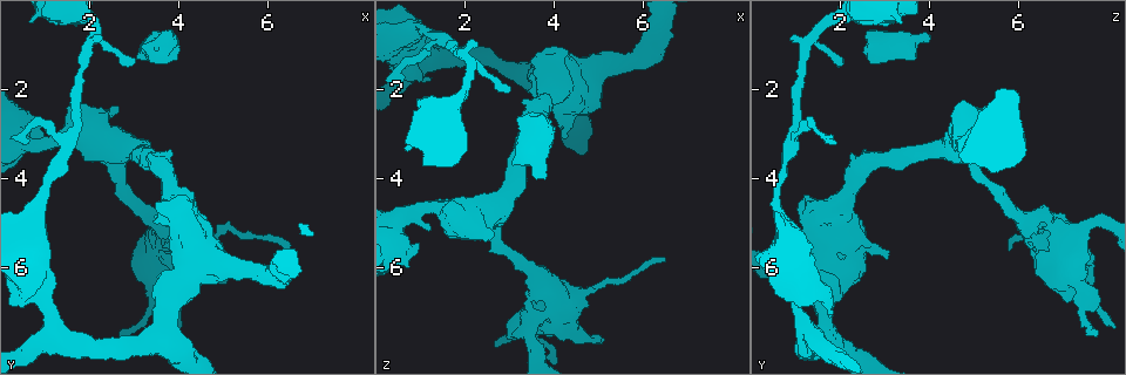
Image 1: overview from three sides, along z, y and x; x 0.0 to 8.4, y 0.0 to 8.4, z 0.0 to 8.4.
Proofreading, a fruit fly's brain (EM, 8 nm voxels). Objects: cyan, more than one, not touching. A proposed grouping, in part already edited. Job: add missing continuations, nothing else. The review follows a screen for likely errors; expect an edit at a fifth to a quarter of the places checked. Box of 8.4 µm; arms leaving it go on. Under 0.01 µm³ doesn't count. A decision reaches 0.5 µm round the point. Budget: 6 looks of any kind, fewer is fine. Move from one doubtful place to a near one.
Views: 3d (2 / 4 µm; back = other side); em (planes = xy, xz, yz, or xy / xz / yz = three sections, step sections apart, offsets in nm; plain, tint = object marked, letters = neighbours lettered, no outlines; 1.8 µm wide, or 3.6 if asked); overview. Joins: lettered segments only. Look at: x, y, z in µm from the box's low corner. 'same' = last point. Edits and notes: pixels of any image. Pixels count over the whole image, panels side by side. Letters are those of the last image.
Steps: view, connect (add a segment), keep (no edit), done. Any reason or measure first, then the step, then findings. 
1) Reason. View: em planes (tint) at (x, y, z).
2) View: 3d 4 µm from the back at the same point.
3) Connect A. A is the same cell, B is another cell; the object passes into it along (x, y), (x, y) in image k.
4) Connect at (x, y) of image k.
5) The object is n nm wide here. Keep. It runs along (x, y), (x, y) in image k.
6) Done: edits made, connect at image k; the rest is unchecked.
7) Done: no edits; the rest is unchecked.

Thin end. View: em planes (tint) at (2.70, 7.45, 7.70).

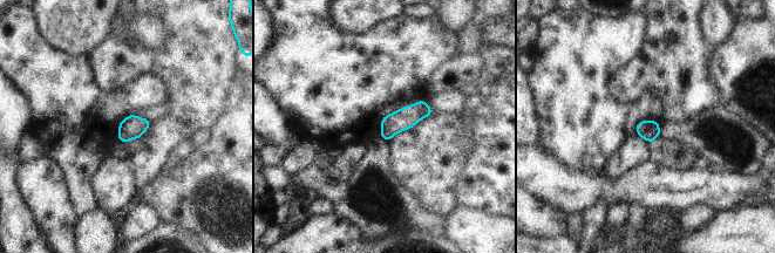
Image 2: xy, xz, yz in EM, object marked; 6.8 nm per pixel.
See the neighbours. View: em planes (letters) at the same point.

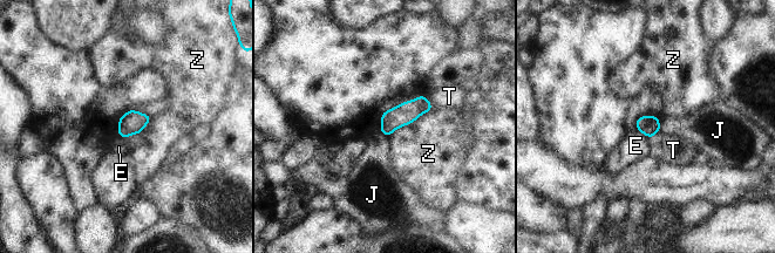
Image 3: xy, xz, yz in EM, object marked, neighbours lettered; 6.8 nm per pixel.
The object is 140 nm wide here; the longest contact is with Z, 360 nm. Keep. E, J, T and Z are other cells; no lettered segment goes on from it.

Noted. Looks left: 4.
Branch stops here. View: em 3.6 µm planes (plain) at (2.65, 2.35, 5.25).

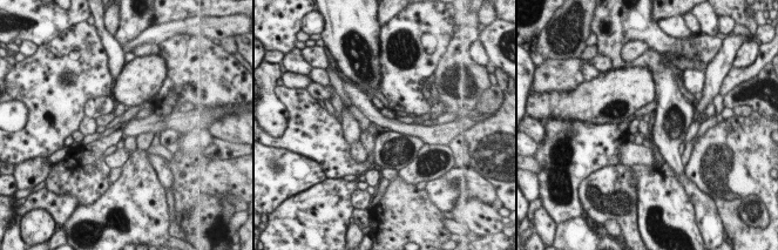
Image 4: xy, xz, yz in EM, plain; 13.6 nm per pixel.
View: em 3.6 µm planes (letters) at the same point.

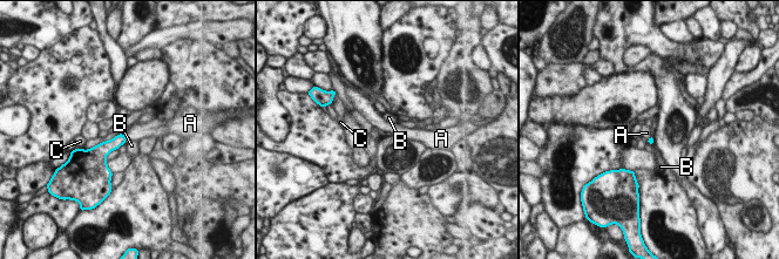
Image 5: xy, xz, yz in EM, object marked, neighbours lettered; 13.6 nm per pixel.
Keep. A, B and C are other cells; no lettered segment goes on from it.

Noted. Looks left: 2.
Free end. View: 3d 2 µm at (3.85, 0.90, 4.05).

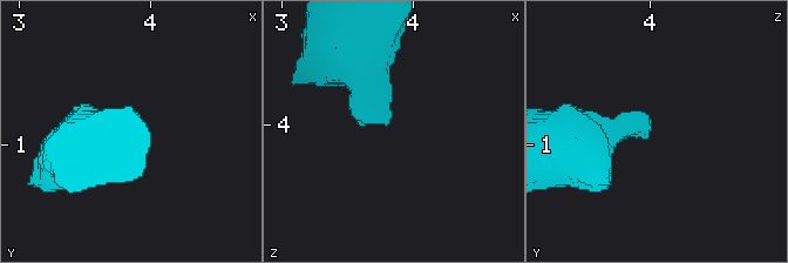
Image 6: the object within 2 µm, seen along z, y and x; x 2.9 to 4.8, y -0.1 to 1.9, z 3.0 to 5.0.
Shape alone is not enough. View: em planes (letters) at (3.82, 0.84, 4.02).

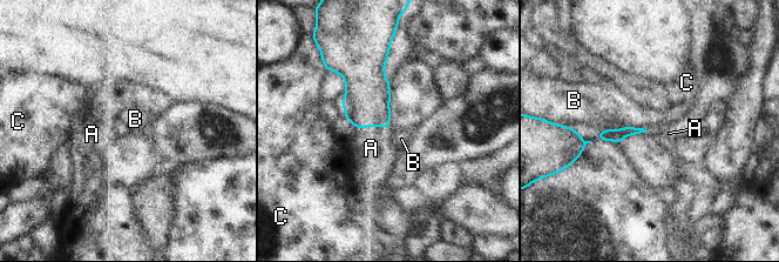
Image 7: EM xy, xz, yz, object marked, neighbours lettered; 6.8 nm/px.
The longest contact is with A, 300 nm. Connect A. A is the same cell, B and C are other cells; the object passes into it along (366, 102), (365, 127), (371, 148) in image 7; it goes on there.

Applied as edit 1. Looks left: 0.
Done: edits made, connect at image 7; the rest is unchecked.

